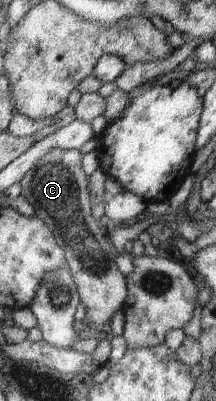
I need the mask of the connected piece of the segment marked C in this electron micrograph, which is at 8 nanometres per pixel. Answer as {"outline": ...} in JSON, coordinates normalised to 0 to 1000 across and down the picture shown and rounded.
{"outline":[[[241,369],[213,387],[199,387],[171,404],[167,416],[139,421],[139,426],[125,426],[106,444],[88,451],[97,461],[97,486],[111,486],[120,494],[120,501],[157,516],[157,526],[167,526],[162,536],[190,544],[213,561],[245,574],[245,589],[255,596],[255,606],[269,608],[287,626],[296,626],[301,636],[301,651],[310,656],[310,663],[319,666],[319,673],[329,676],[329,688],[338,691],[343,706],[356,711],[356,723],[366,726],[366,738],[375,741],[375,758],[389,763],[389,771],[398,773],[398,788],[384,796],[380,803],[389,803],[398,810],[407,810],[398,823],[417,825],[458,825],[468,833],[472,828],[472,813],[491,800],[509,800],[519,786],[528,786],[532,776],[546,776],[546,771],[565,771],[574,766],[574,756],[583,756],[583,741],[593,736],[588,728],[588,711],[579,703],[579,686],[556,681],[556,673],[546,671],[546,663],[537,661],[532,646],[542,643],[546,633],[532,623],[532,616],[519,611],[519,603],[509,594],[500,591],[500,584],[491,581],[481,566],[463,559],[463,551],[449,549],[426,536],[426,516],[417,514],[417,496],[412,496],[412,441],[389,431],[380,424],[380,394],[384,382],[366,374],[292,374],[278,369]]]}

